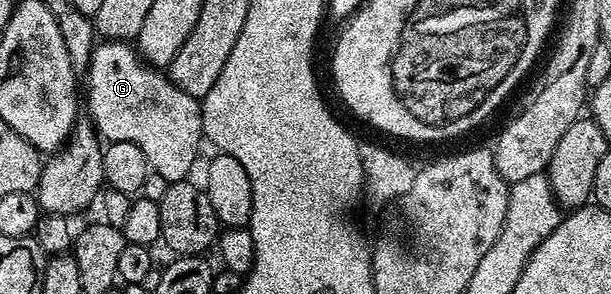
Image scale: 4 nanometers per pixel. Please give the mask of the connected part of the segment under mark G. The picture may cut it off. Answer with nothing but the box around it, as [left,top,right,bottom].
[84,40,204,182]

